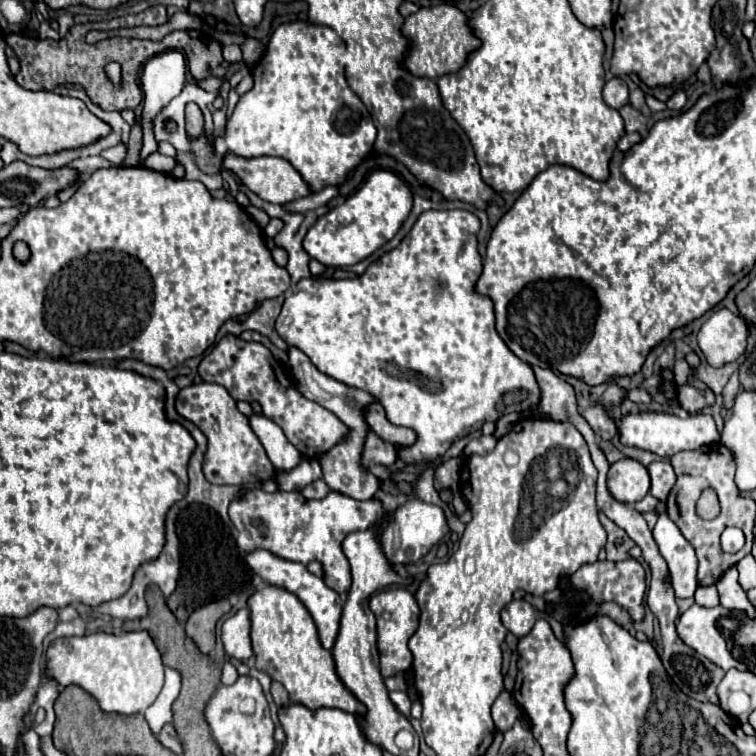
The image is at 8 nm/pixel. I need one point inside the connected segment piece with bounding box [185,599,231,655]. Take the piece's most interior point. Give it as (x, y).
(201, 626)

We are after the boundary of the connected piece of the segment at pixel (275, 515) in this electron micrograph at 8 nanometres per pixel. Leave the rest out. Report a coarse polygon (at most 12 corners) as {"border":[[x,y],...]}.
{"border":[[251,489],[229,505],[243,553],[265,549],[351,587],[341,551],[383,503]]}

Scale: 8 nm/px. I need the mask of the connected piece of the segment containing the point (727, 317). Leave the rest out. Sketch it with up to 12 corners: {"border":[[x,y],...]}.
{"border":[[715,311],[697,335],[713,367],[747,347],[747,323]]}

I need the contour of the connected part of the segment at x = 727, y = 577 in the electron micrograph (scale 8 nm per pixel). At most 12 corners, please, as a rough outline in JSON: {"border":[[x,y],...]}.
{"border":[[737,567],[717,583],[723,607],[755,615],[747,593],[737,581]]}

